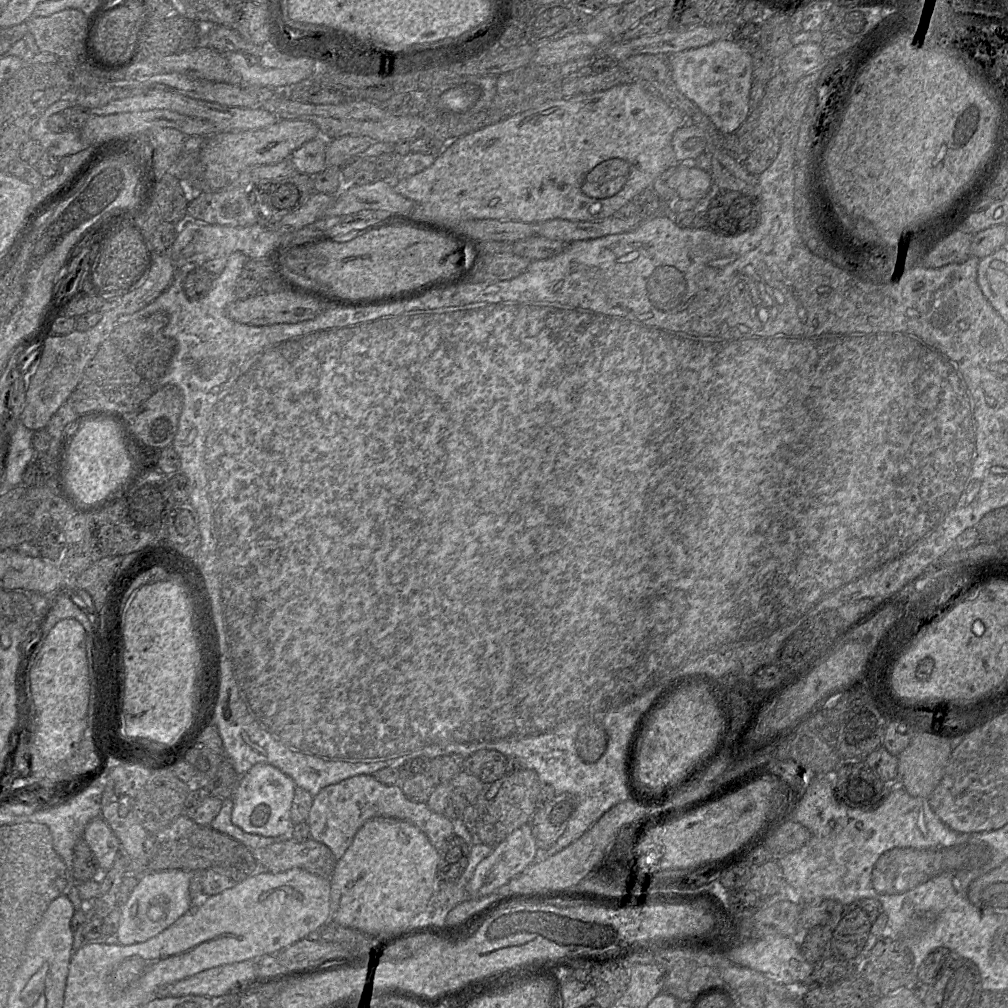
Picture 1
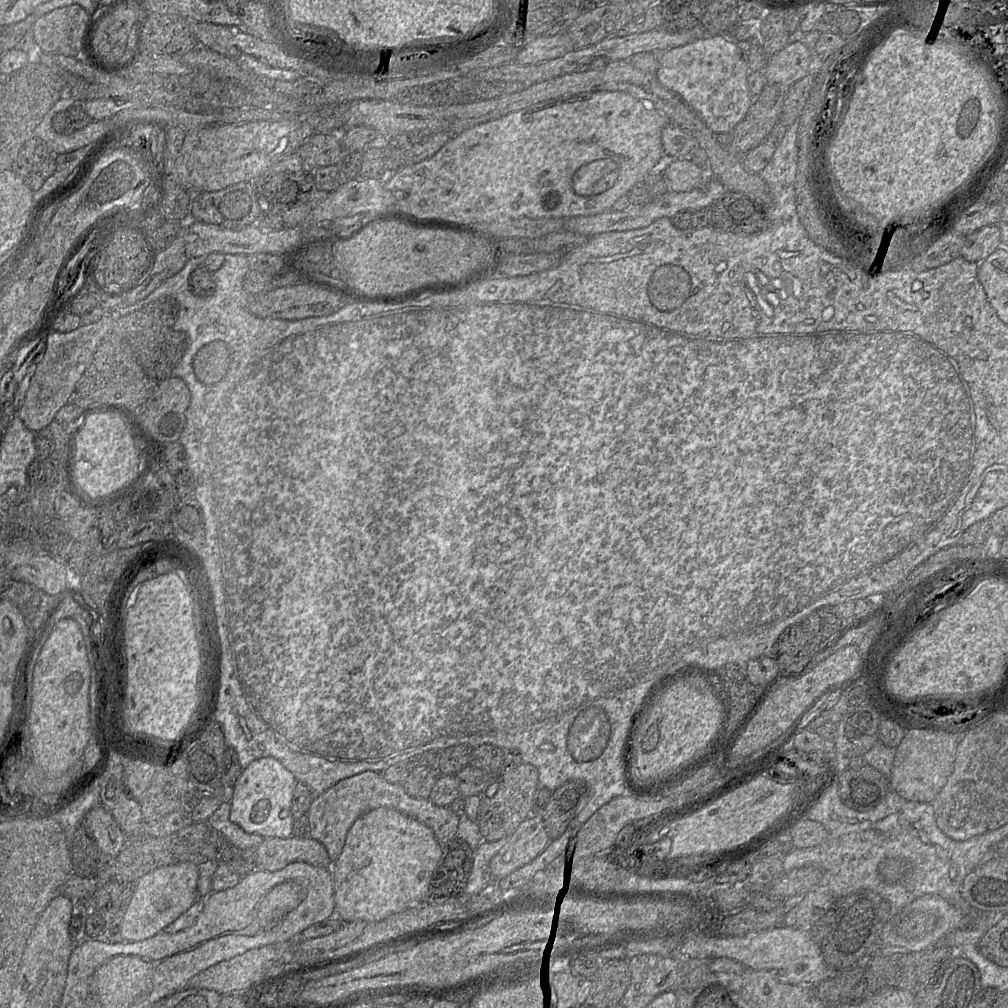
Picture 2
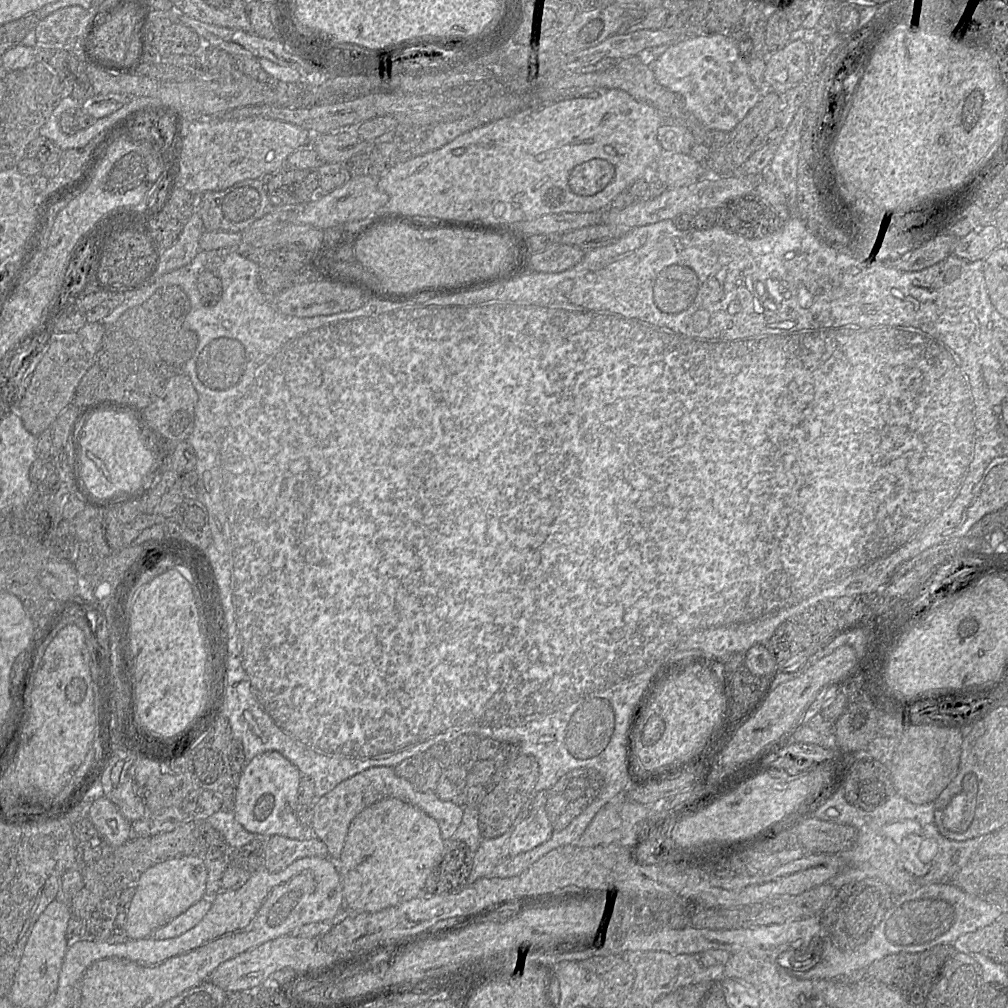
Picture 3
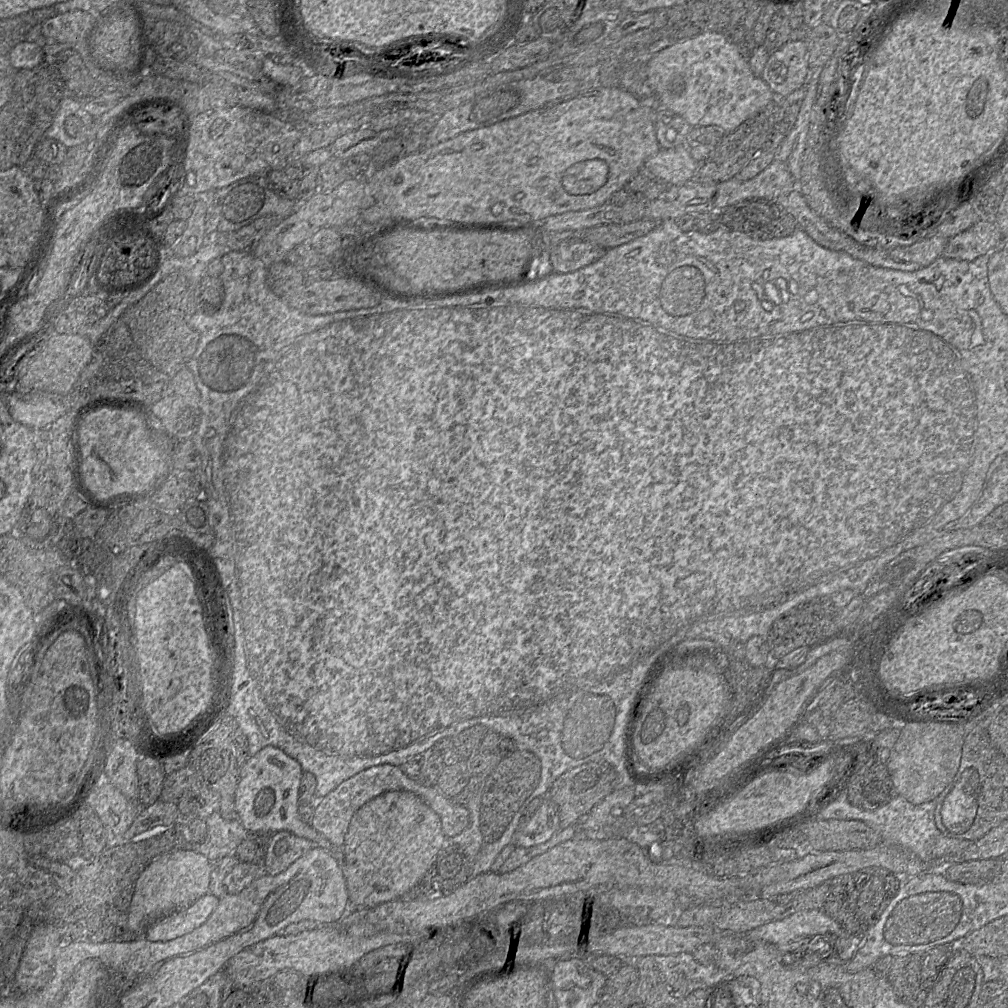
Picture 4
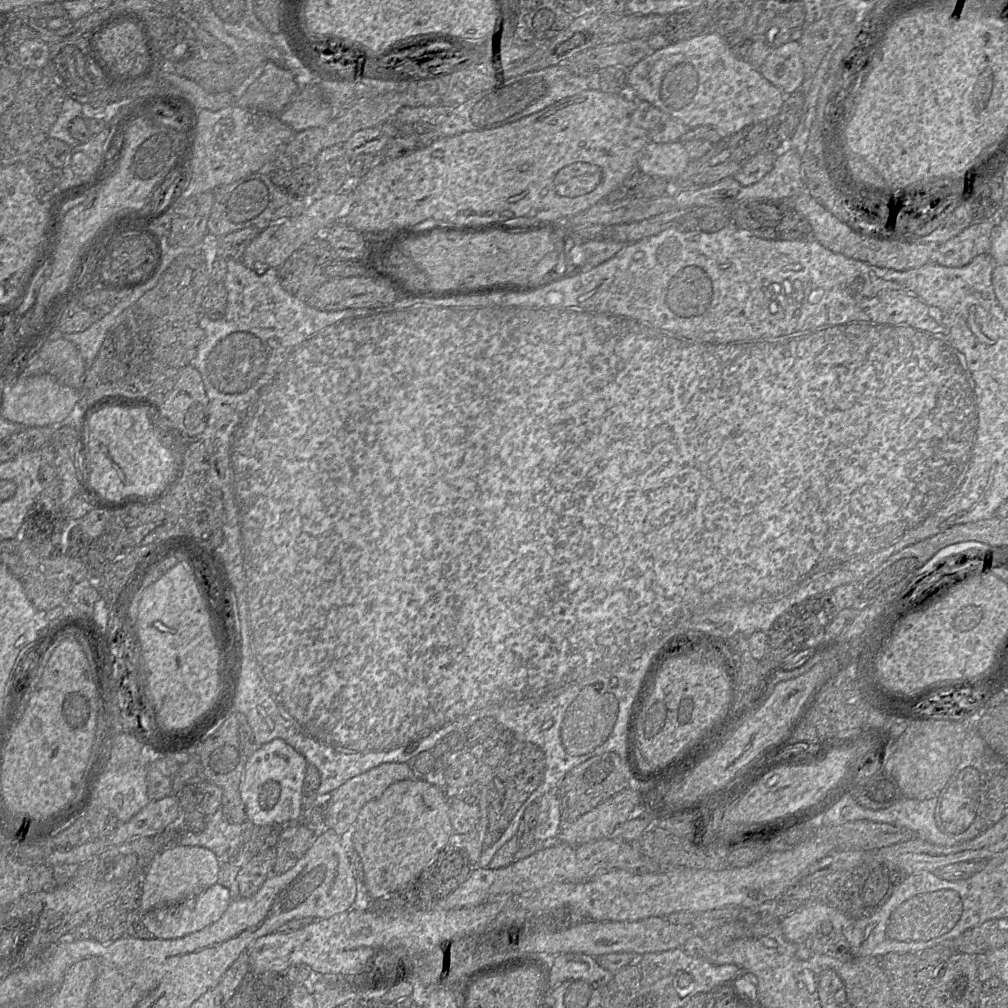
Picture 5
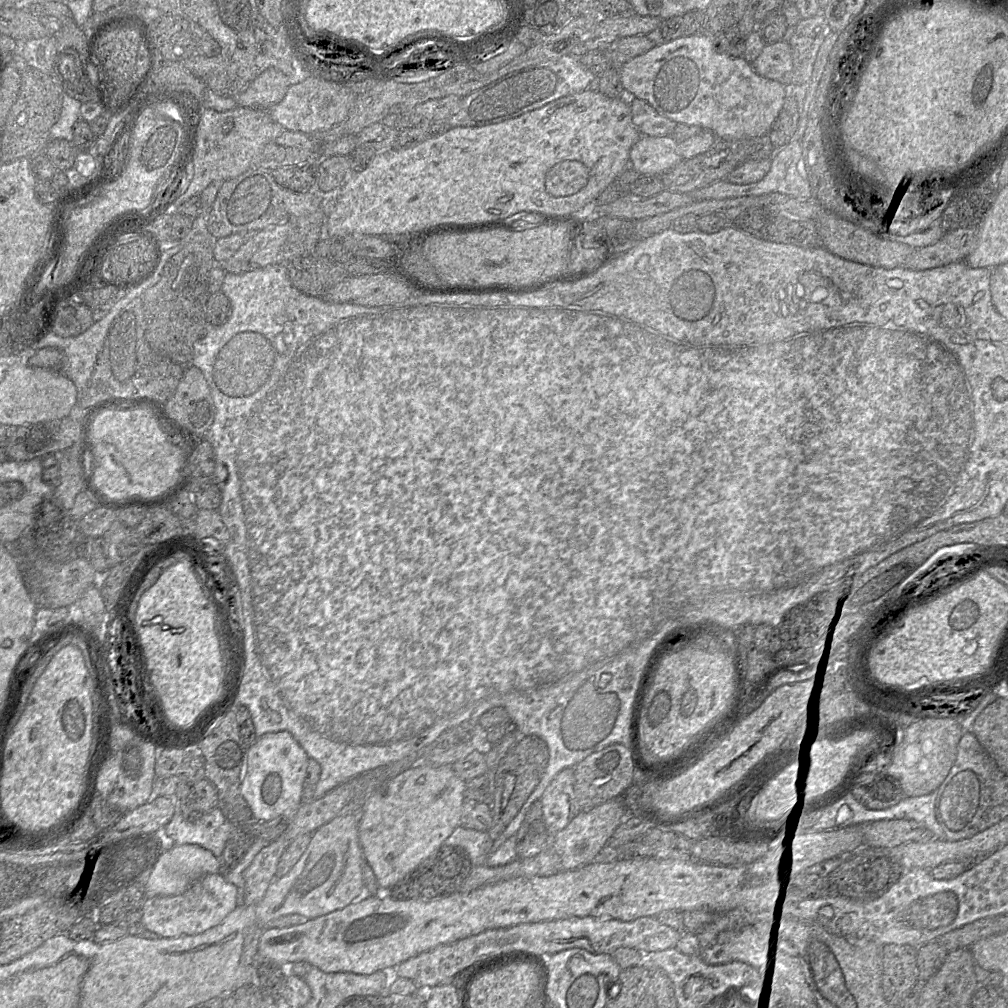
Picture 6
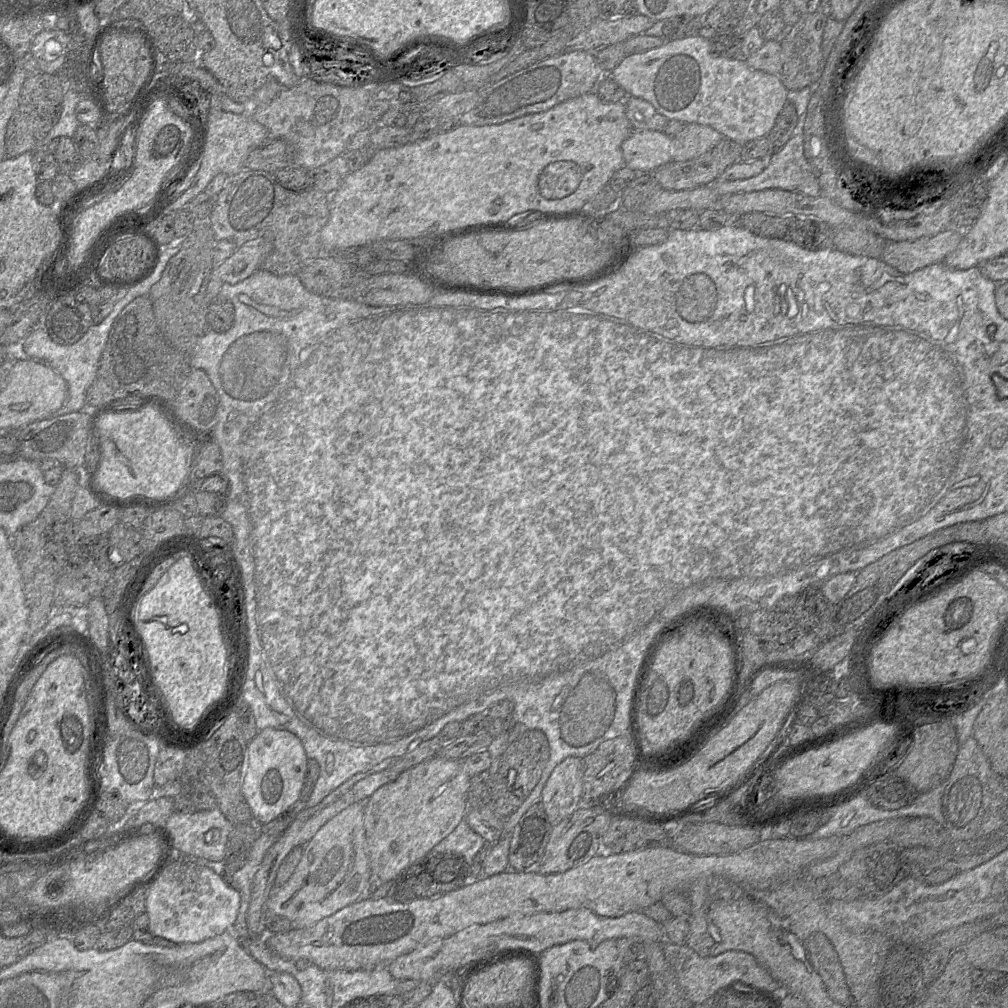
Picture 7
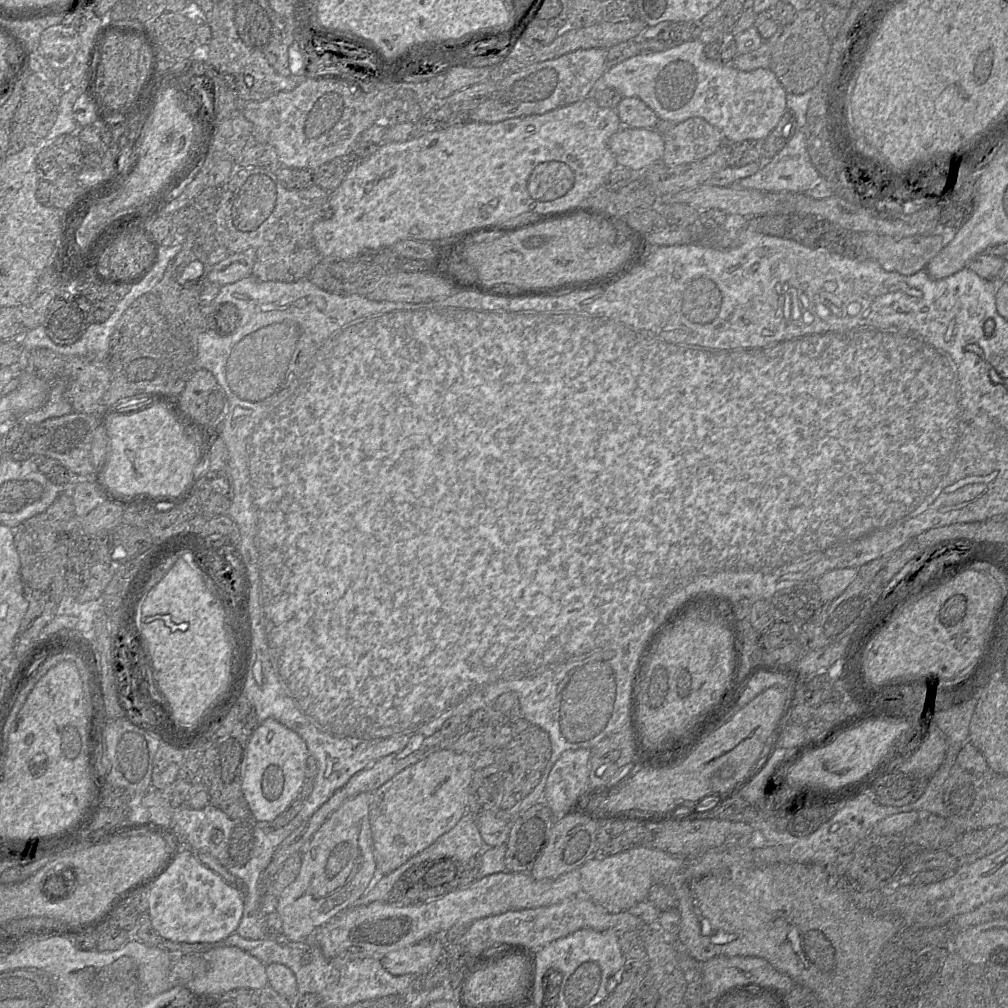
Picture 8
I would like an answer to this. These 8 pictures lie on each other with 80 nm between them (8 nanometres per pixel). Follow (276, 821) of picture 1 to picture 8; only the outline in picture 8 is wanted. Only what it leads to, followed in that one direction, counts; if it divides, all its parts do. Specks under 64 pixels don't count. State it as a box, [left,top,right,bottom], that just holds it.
[241,718,309,822]

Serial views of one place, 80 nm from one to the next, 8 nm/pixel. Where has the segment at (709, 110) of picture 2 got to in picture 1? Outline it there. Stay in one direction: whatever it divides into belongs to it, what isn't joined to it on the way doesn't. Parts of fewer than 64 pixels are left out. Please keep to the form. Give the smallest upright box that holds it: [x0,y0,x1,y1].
[665,38,752,133]

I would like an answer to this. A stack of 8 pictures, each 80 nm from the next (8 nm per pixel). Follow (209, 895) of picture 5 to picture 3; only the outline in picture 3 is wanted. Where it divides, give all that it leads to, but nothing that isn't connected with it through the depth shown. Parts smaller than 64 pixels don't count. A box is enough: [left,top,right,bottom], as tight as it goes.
[152,897,212,939]

